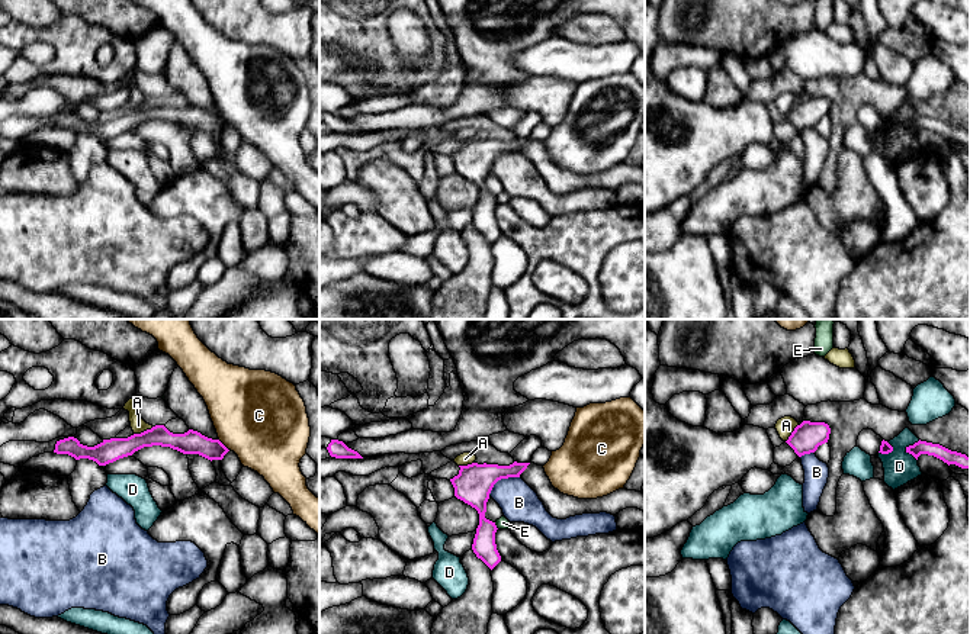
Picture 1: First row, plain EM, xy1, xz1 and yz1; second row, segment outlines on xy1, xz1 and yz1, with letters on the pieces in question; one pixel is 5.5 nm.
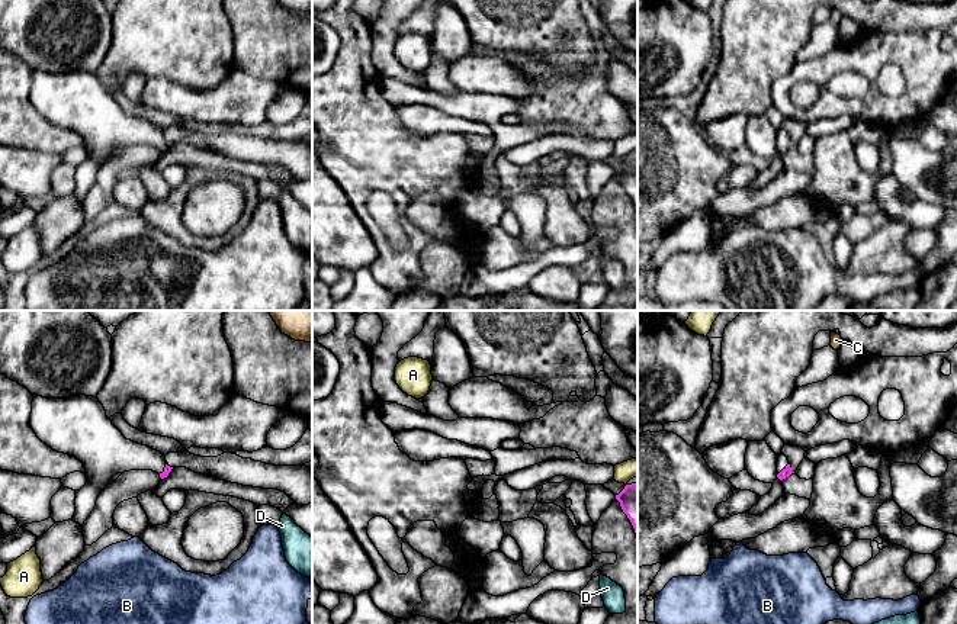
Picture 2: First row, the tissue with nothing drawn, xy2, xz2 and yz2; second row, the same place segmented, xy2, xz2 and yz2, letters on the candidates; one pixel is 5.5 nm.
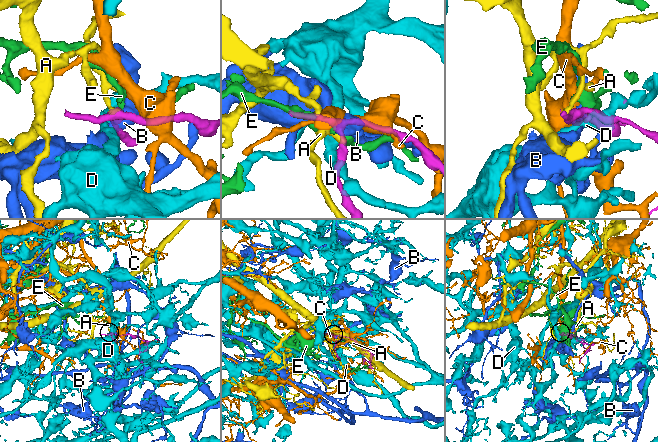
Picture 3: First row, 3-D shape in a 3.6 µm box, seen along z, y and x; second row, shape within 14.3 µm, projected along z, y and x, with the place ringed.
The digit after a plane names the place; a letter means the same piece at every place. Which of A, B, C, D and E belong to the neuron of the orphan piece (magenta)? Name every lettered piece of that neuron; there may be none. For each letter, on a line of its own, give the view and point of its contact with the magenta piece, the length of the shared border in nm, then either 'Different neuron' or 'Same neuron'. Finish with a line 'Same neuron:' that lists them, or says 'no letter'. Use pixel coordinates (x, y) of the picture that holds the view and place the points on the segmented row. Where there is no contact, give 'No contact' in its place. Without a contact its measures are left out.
A: Touches magenta at xy1 (144, 431). Shared border 120 nm. Different neuron
B: Touches magenta at xz1 (501, 478). Shared border 200 nm. Different neuron
C: Touches magenta at xy1 (224, 446). Shared border 90 nm. Different neuron
D: Touches magenta at yz1 (906, 449). Shared border 120 nm. Different neuron
E: Touches magenta at xz1 (495, 525). Shared border 50 nm. Different neuron
Same neuron: no letter

